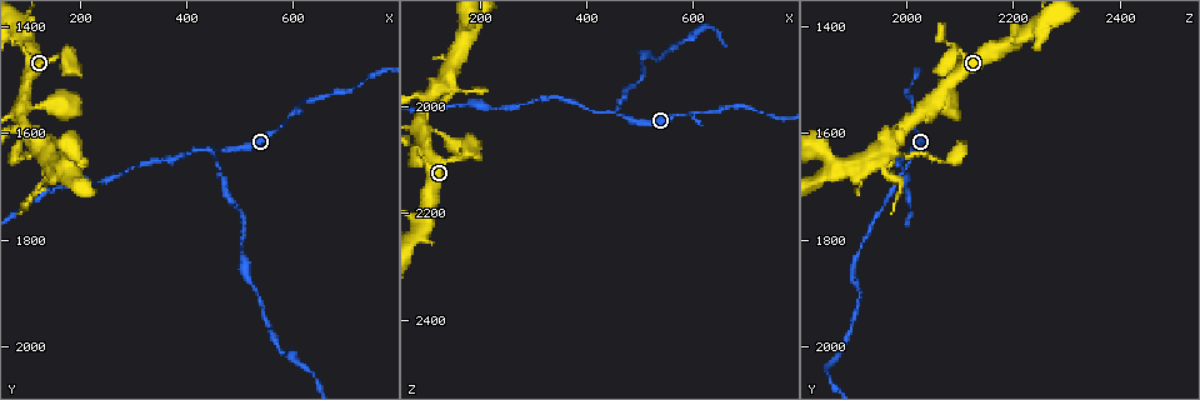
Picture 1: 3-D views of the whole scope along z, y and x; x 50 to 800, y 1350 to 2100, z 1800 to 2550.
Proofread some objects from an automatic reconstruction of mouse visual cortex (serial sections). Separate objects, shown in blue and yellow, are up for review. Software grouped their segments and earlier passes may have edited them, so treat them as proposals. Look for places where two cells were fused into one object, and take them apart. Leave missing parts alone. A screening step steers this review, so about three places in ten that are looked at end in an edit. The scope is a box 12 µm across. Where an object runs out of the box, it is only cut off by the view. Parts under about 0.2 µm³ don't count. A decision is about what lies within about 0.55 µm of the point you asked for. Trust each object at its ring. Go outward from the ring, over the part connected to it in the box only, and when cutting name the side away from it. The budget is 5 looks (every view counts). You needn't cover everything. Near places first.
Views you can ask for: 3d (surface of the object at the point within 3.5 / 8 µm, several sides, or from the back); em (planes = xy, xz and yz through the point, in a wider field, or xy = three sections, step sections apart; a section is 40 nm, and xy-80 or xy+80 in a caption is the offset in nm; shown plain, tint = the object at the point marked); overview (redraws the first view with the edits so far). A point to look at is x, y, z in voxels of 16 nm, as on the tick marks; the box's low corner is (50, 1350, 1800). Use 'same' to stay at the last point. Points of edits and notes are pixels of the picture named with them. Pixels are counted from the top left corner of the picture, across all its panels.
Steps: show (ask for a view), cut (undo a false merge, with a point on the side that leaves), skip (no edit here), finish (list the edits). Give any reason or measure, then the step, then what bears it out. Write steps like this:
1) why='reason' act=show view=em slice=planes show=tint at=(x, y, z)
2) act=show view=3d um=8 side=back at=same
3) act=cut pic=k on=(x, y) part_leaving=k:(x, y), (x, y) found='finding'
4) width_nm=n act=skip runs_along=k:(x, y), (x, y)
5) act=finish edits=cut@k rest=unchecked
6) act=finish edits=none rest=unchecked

why='thick turns thin' act=show view=3d um=3.5 at=(620, 1540, 2010)

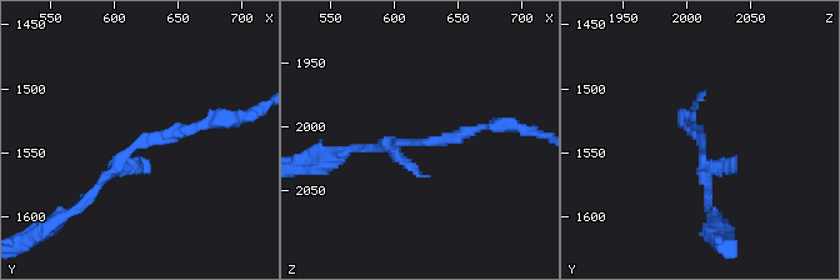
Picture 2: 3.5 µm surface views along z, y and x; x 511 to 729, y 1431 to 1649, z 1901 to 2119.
arm_widths_nm=150,150 act=show view=em slice=xy step=5 show=tint at=(620, 1542, 2014)

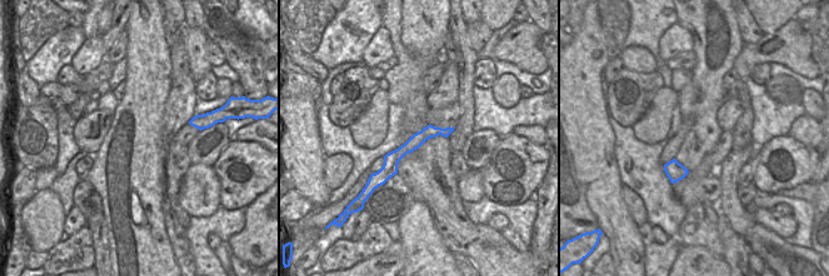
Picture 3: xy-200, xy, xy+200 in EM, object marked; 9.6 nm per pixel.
act=skip runs_along=3:(447, 131), (427, 133), (380, 175) found='continuous, no second cell'

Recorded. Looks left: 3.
why='a narrow waist' act=show view=3d um=8 at=(460, 1625, 2015)

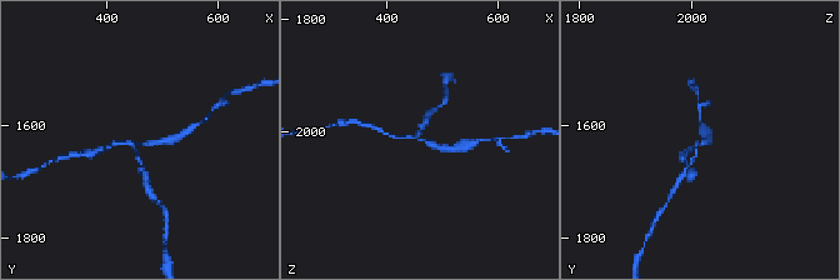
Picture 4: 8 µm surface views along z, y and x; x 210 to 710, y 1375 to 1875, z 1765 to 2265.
why='closer look' act=show view=3d um=3.5 at=(455, 1625, 2015)

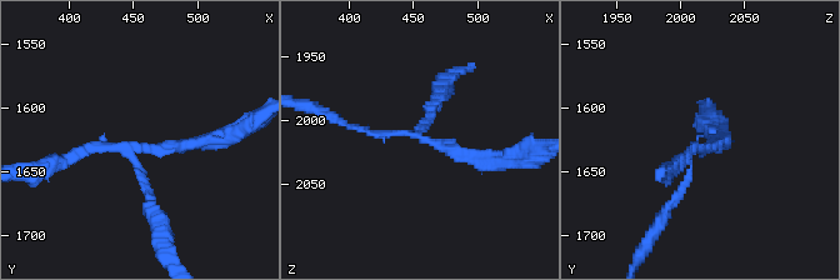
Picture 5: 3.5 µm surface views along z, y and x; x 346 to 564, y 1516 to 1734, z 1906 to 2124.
why='shape alone is not enough' act=show view=em slice=xy step=1 show=tint at=(456, 1632, 2014)

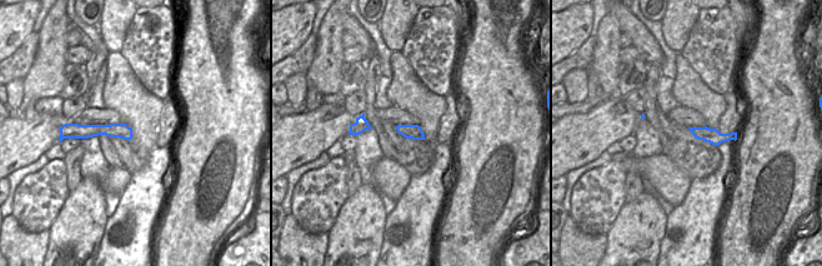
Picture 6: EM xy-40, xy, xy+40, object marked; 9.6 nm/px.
width_nm=140 act=cut pic=5 on=(676, 196) part_leaving=5:(691, 161), (689, 181), (638, 261) found='a second cell is stuck on'

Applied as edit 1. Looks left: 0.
act=finish edits=cut@5 rest=unchecked

